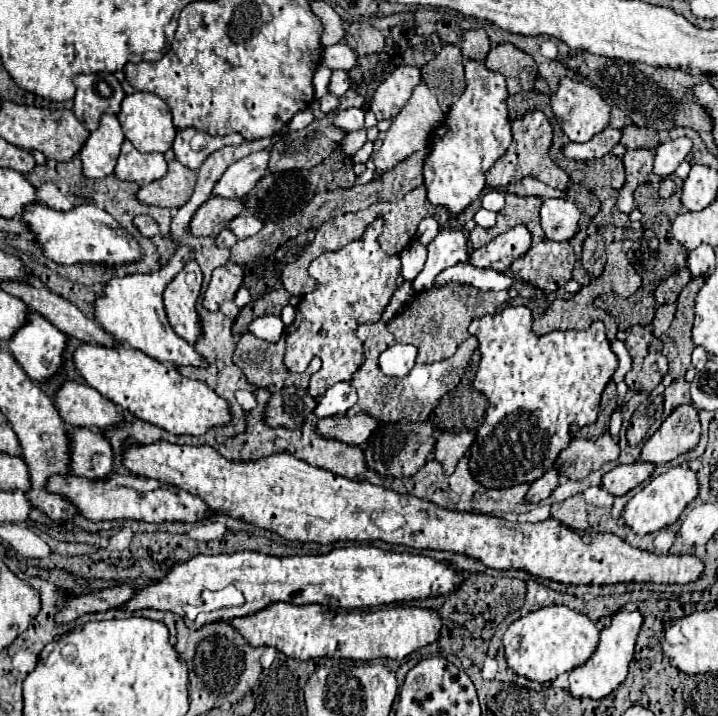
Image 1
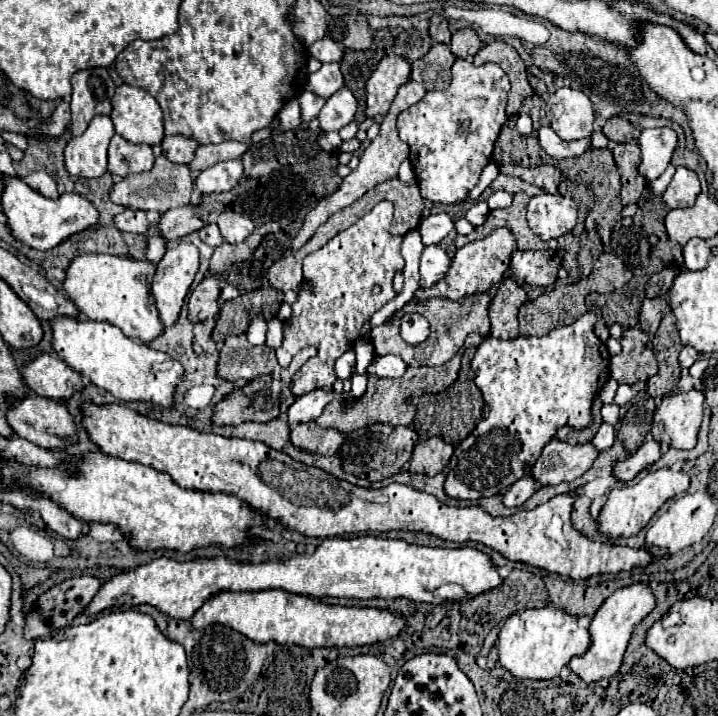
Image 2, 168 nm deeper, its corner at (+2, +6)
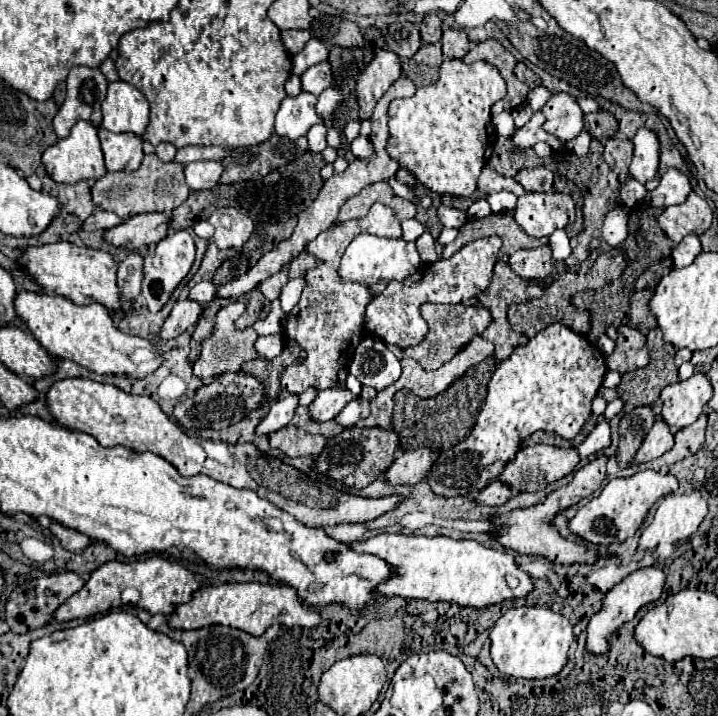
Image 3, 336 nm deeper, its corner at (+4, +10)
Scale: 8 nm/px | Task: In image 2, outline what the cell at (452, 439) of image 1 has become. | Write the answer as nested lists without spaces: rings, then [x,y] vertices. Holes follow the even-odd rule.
[[[437,436],[425,442],[419,442],[409,460],[409,472],[435,476],[447,466],[447,460],[451,458],[451,454],[453,454],[453,446],[439,440]]]

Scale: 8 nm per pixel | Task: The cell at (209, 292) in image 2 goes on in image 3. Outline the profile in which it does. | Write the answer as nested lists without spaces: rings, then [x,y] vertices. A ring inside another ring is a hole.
[[[189,298],[179,300],[175,304],[173,312],[169,314],[169,318],[163,324],[161,338],[171,340],[171,338],[177,338],[183,332],[189,332],[199,322],[201,314],[203,314],[203,306],[197,304],[195,300],[189,300]]]

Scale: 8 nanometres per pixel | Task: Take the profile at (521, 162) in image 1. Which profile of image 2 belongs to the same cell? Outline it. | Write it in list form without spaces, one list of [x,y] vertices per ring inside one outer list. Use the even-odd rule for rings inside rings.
[[[511,164],[511,166],[501,166],[499,170],[503,174],[521,178],[521,180],[533,184],[533,186],[539,186],[541,190],[545,190],[549,194],[555,194],[557,192],[557,186],[561,182],[561,172],[555,166],[549,166],[549,164],[535,166],[535,168],[523,168],[523,166]]]

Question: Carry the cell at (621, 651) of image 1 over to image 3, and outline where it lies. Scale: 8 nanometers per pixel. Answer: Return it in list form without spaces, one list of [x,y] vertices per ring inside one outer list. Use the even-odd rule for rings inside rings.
[[[647,566],[647,568],[639,568],[635,572],[631,572],[629,576],[625,576],[619,584],[615,584],[603,598],[603,606],[597,614],[591,616],[589,624],[587,624],[587,652],[589,654],[595,654],[595,656],[603,656],[609,652],[611,644],[609,644],[609,636],[615,634],[621,624],[629,622],[635,618],[635,614],[639,612],[639,608],[647,606],[649,602],[655,602],[659,600],[661,592],[663,592],[663,586],[665,586],[665,572],[657,566]]]

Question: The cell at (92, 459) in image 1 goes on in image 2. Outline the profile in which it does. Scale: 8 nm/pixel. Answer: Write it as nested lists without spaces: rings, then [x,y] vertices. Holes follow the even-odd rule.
[[[27,394],[19,400],[7,398],[5,416],[7,416],[9,426],[15,430],[15,434],[19,438],[31,440],[33,444],[37,444],[41,448],[65,448],[65,436],[75,436],[75,424],[71,420],[65,404],[59,400],[43,398],[37,394]]]

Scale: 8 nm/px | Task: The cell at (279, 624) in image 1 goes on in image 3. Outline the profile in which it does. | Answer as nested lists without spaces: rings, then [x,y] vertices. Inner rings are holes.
[[[239,582],[239,584],[221,584],[205,586],[193,594],[193,600],[177,606],[169,618],[169,626],[179,630],[197,630],[211,624],[223,624],[249,632],[251,636],[261,636],[271,624],[287,628],[313,628],[321,626],[323,618],[317,608],[303,604],[297,596],[297,590],[287,584],[259,584],[259,582]]]

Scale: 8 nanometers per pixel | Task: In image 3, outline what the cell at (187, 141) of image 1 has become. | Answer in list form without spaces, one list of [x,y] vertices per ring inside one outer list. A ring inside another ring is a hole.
[[[161,142],[159,146],[157,146],[157,152],[155,152],[163,162],[171,162],[173,158],[175,158],[175,154],[177,154],[177,148],[173,146],[173,144],[167,144],[167,142]]]

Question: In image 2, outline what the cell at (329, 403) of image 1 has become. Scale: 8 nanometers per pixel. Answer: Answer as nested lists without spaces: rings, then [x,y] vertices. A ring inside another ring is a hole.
[[[317,388],[315,392],[309,392],[307,396],[295,398],[295,402],[287,410],[289,426],[315,420],[319,416],[319,412],[323,412],[323,408],[329,400],[333,400],[333,392],[321,390],[321,388]]]

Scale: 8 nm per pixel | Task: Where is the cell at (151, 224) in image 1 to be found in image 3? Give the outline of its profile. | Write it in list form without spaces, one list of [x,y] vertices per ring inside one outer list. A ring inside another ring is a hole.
[[[97,208],[95,214],[85,220],[83,230],[87,230],[87,232],[91,232],[91,230],[101,230],[101,228],[103,228],[103,230],[109,230],[109,228],[115,228],[117,224],[121,224],[121,222],[123,222],[123,218],[117,216],[115,212],[107,212],[107,210]]]

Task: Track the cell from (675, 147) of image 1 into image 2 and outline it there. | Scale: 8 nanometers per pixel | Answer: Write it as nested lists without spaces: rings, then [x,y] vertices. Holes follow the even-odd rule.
[[[647,128],[641,130],[637,144],[641,148],[639,174],[645,180],[655,180],[671,162],[671,154],[677,146],[677,134],[671,128]]]

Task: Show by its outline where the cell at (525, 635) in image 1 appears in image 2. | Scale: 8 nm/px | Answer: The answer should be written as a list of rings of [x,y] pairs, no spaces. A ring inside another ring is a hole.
[[[555,606],[523,610],[505,620],[499,638],[499,662],[519,680],[551,680],[577,654],[583,654],[591,644],[589,632],[579,626],[577,618]]]

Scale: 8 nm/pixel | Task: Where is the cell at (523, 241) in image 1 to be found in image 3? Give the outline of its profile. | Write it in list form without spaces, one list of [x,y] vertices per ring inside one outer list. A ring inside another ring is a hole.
[[[485,236],[485,238],[473,240],[465,244],[465,248],[461,248],[451,258],[447,260],[441,258],[437,262],[423,264],[409,278],[401,282],[399,280],[389,282],[389,286],[369,302],[367,314],[365,314],[365,330],[399,348],[417,346],[427,336],[427,322],[423,320],[419,308],[425,302],[459,304],[485,292],[485,288],[489,288],[491,284],[493,268],[499,260],[501,244],[503,244],[501,236]]]

